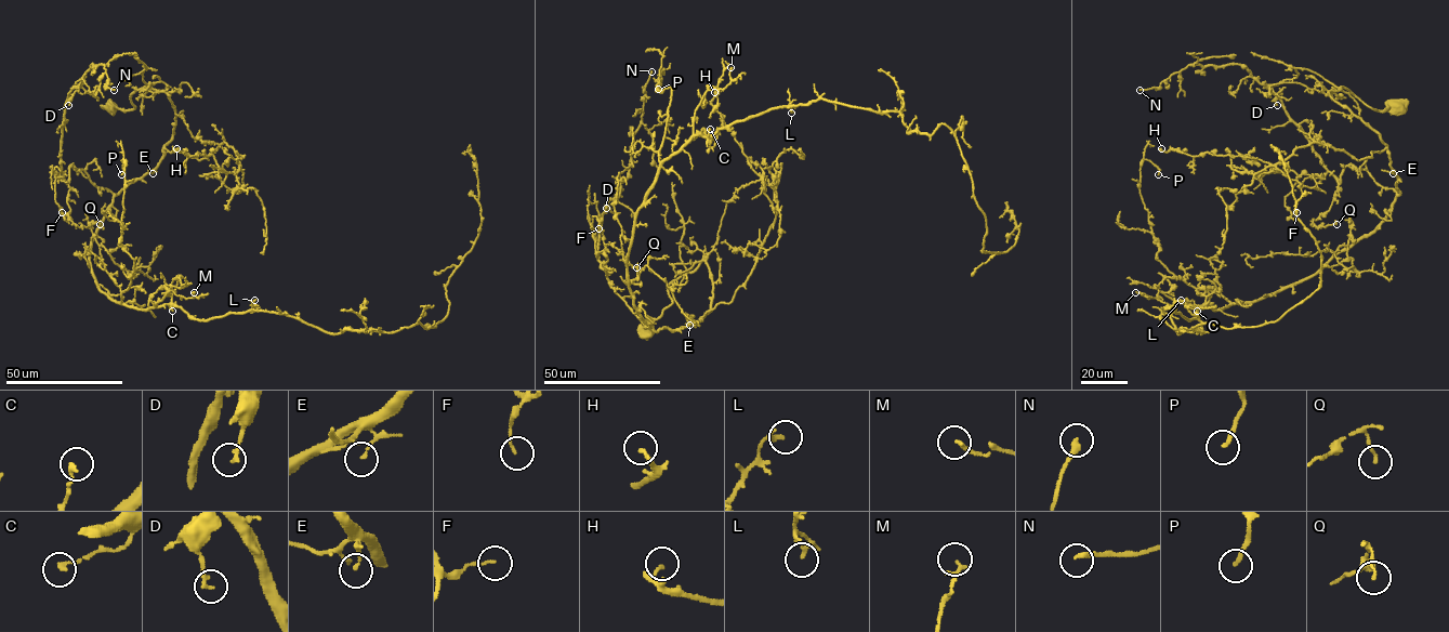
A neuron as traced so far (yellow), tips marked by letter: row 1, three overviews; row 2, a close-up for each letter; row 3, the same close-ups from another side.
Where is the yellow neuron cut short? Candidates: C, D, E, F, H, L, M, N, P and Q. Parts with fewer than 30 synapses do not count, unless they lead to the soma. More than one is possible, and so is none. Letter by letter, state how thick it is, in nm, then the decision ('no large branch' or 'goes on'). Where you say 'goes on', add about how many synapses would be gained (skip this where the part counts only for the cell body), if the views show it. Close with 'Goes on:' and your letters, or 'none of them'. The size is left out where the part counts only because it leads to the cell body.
C: 160 nm thick; no large branch
D: 170 nm thick; no large branch
E: 130 nm thick; no large branch
F: 100 nm thick; no large branch
H: 160 nm thick; no large branch
L: 200 nm thick; no large branch
M: 180 nm thick; no large branch
N: 240 nm thick; no large branch
P: 170 nm thick; no large branch
Q: 130 nm thick; no large branch
Goes on: none of them

